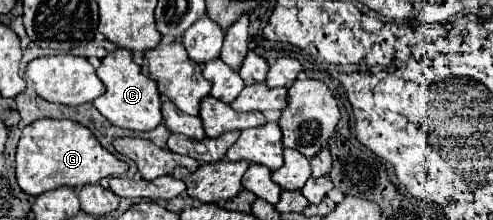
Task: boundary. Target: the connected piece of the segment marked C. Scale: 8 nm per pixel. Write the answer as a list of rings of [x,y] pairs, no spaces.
[[[115,49],[111,51],[97,69],[99,79],[107,87],[107,91],[93,101],[93,105],[105,115],[113,125],[135,129],[135,131],[149,131],[155,129],[161,123],[161,101],[155,81],[151,81],[147,75],[141,73],[141,67],[133,63],[133,57],[127,49]]]

